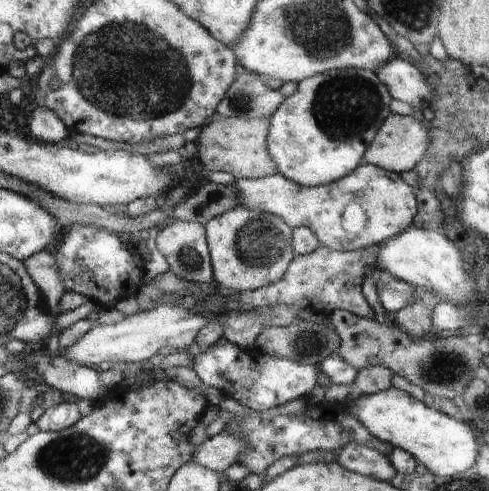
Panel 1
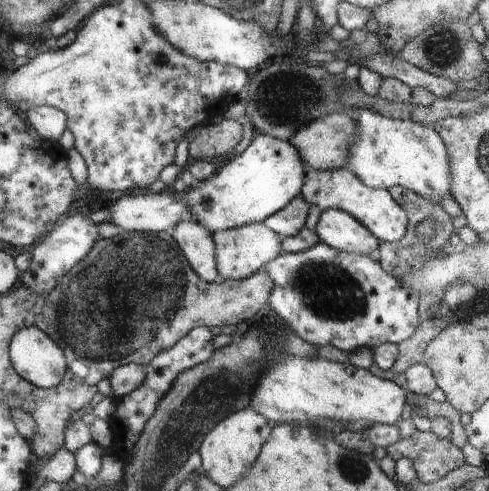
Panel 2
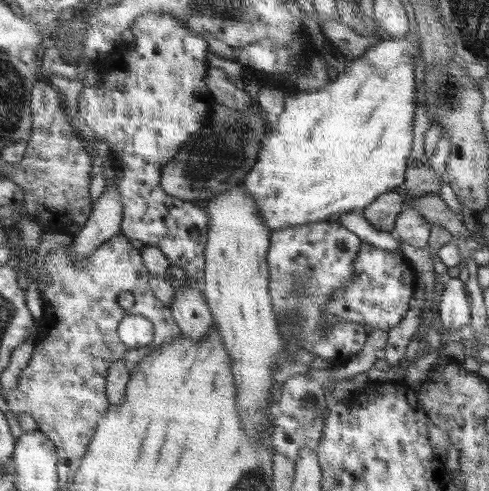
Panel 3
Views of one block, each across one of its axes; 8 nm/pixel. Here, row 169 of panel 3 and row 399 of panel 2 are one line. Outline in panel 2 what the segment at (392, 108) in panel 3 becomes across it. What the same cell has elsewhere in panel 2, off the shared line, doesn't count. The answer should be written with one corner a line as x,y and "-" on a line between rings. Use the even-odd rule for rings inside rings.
289,358
285,364
279,364
259,386
251,408
259,414
263,414
267,420
279,422
279,424
299,424
299,426
311,426
313,420
365,420
369,424
387,424
393,426
401,418
401,410
407,404
407,390
401,386
395,386
393,382
375,378
369,370
355,368
353,364
343,362
331,362
325,358

